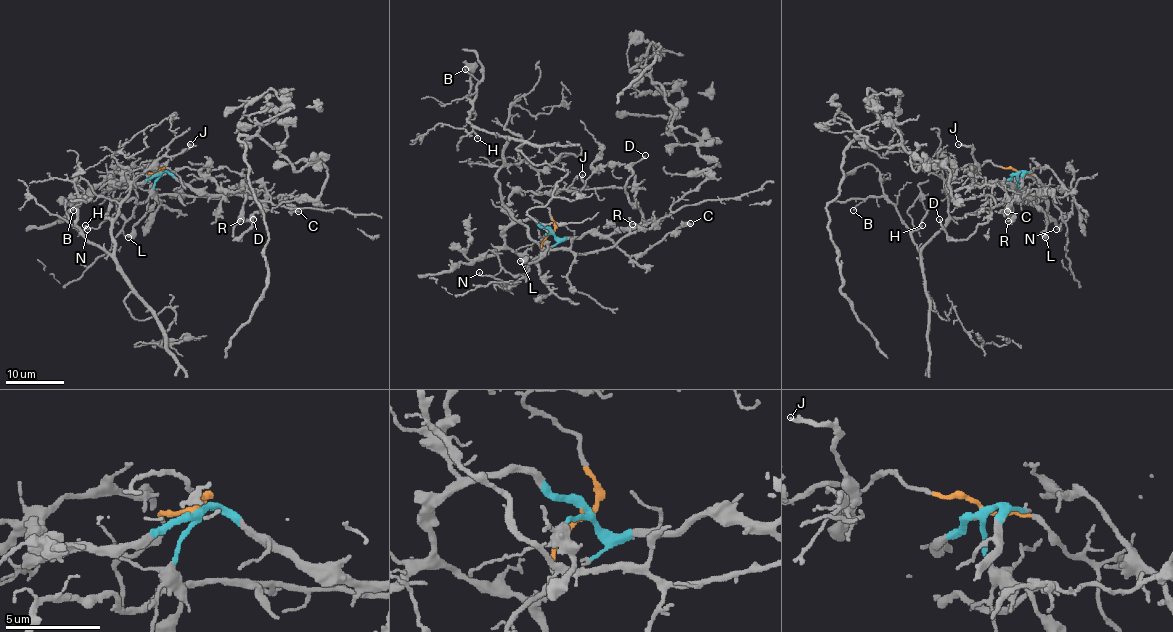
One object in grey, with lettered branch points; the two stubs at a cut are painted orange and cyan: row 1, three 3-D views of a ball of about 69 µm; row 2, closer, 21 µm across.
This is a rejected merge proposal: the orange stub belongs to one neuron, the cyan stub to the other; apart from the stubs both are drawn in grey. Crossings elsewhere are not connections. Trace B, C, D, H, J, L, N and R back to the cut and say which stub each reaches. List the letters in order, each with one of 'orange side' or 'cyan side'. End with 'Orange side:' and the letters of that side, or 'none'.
B: orange side
C: cyan side
D: cyan side
H: orange side
J: cyan side
L: cyan side
N: orange side
R: cyan side
Orange side: B, H, N

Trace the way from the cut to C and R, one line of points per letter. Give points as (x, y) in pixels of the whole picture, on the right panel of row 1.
C: (1015, 172), (1023, 172), (1023, 183), (1017, 188), (1021, 194), (1040, 193), (1033, 188), (1017, 197), (1007, 212)
R: (1015, 172), (1023, 172), (1023, 183), (1017, 188), (1020, 194), (1004, 183), (1012, 210), (1008, 222)

